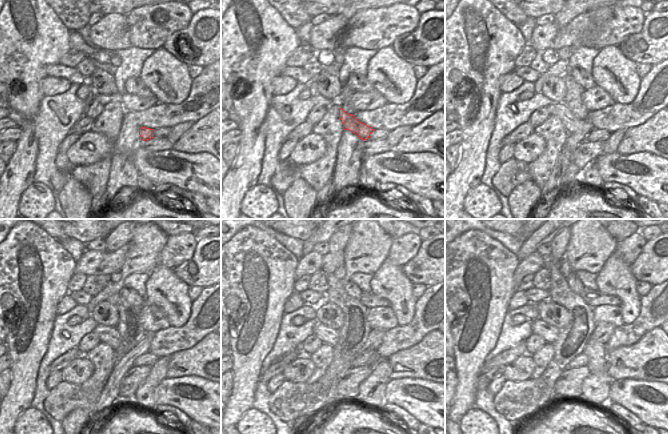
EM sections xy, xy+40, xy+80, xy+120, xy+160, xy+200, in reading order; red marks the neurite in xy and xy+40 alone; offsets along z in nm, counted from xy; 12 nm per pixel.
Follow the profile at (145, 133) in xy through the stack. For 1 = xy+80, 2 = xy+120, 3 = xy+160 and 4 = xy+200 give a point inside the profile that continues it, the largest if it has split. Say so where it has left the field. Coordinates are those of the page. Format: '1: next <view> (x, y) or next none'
1: next xy+80 (572, 125)
2: next xy+120 (109, 335)
3: next xy+160 (328, 335)
4: next xy+200 (549, 333)

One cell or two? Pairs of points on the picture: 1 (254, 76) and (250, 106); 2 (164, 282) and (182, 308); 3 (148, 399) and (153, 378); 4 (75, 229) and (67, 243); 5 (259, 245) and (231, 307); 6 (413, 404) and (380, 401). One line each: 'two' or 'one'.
1: one
2: one
3: one
4: two
5: one
6: two

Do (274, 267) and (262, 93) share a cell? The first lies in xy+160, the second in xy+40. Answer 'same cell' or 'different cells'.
same cell

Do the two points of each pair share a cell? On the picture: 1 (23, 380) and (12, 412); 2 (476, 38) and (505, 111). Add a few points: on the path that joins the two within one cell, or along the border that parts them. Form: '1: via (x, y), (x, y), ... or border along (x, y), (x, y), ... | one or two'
1: via (22, 388), (18, 399), (13, 404) | one
2: border along (502, 93), (498, 99), (494, 120) | two

